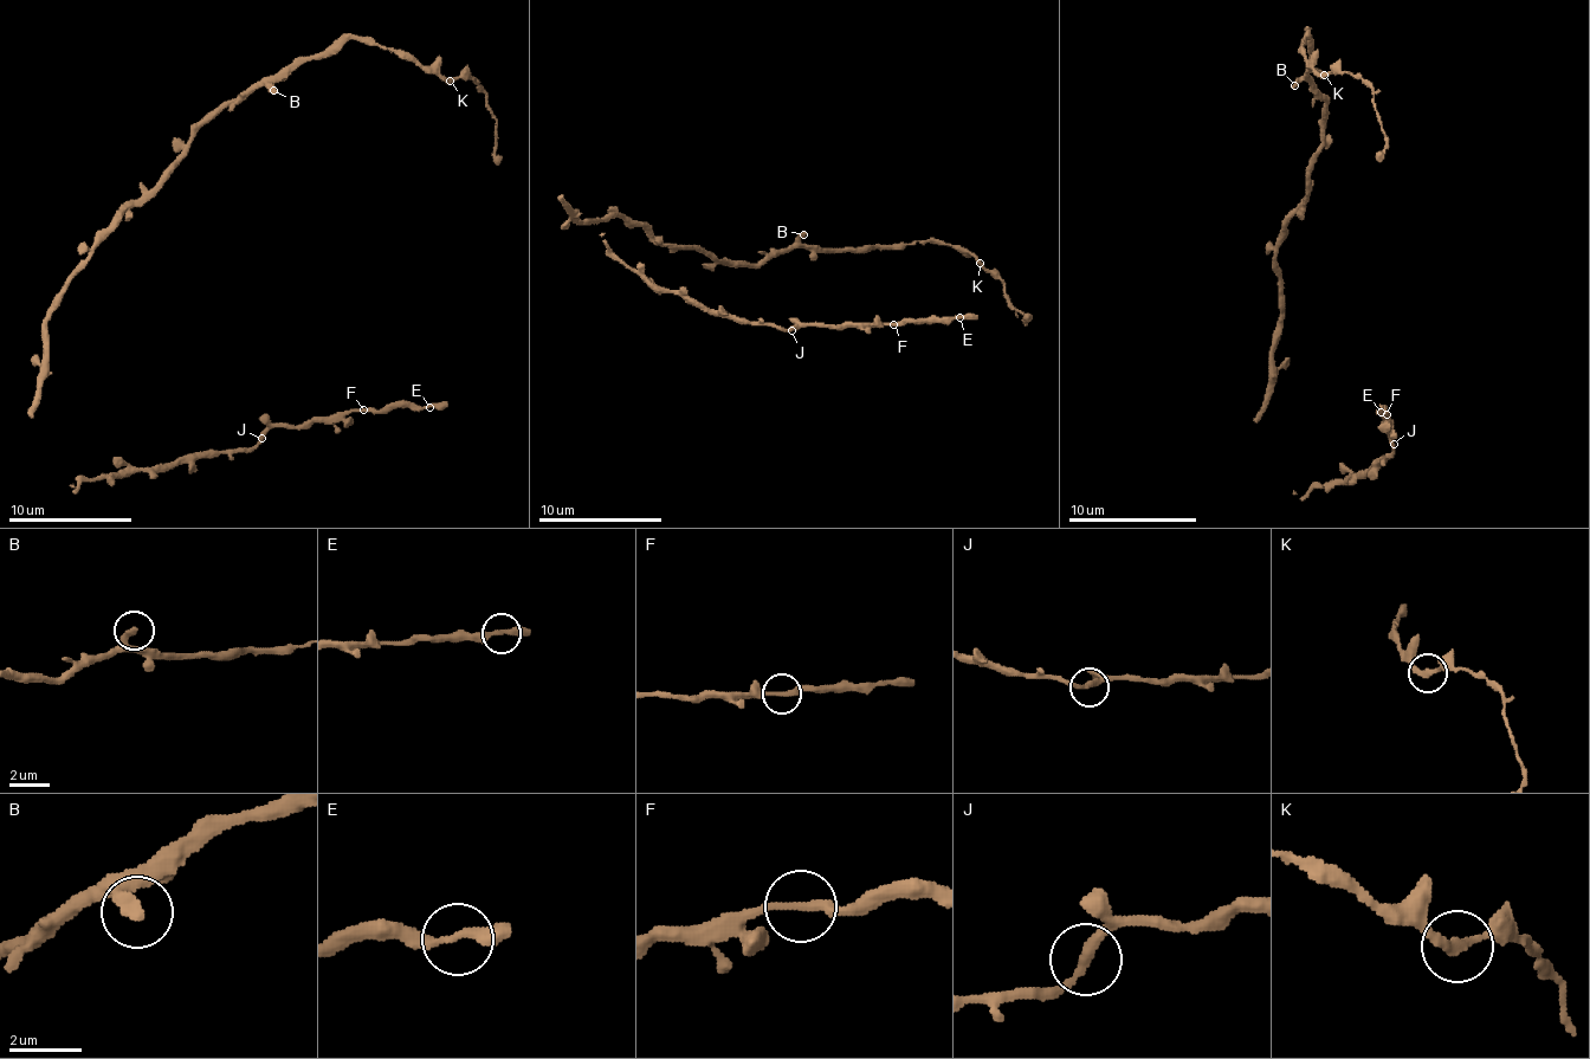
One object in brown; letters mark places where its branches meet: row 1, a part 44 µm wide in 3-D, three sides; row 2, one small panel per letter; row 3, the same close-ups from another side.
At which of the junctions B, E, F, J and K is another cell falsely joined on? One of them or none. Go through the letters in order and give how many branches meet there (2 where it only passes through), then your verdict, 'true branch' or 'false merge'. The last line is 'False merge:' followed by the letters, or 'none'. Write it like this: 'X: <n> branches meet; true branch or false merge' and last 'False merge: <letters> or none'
B: 1 branches meet; true branch
E: 2 branches meet; true branch
F: 2 branches meet; true branch
J: 2 branches meet; true branch
K: 2 branches meet; true branch
False merge: none

